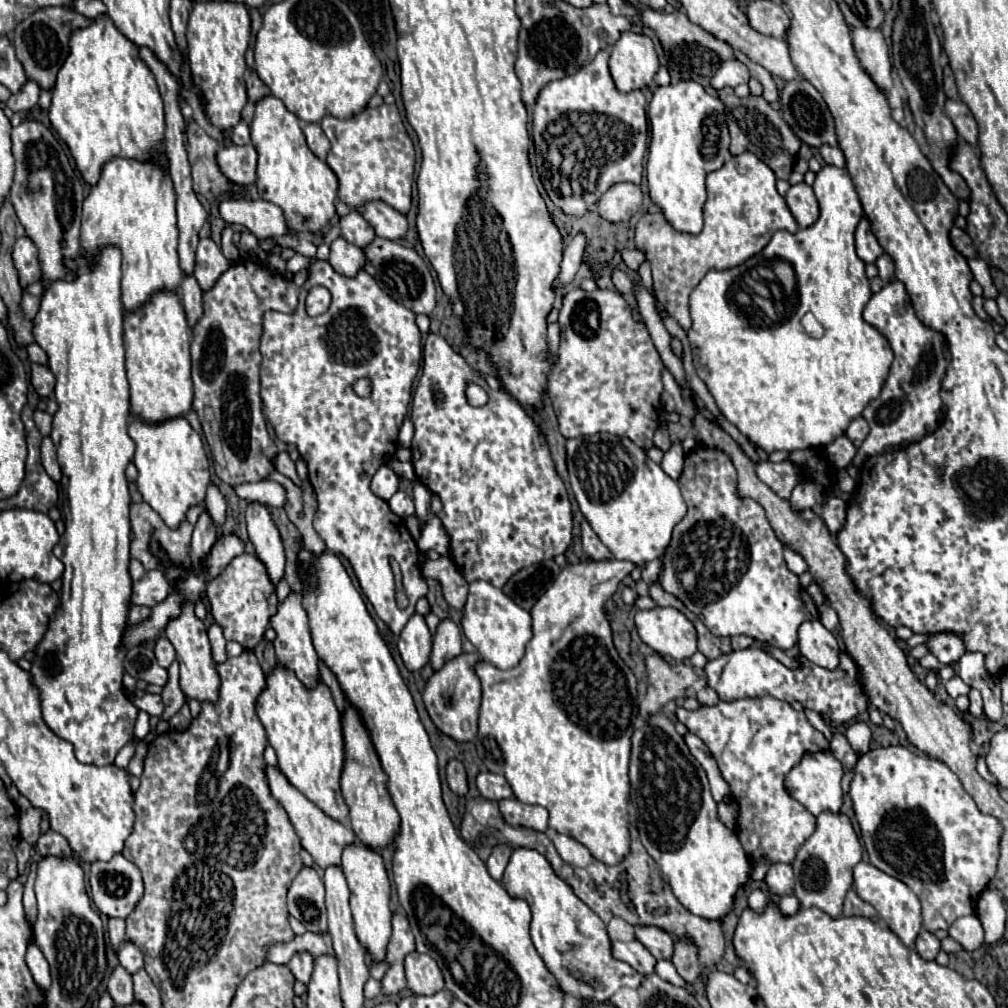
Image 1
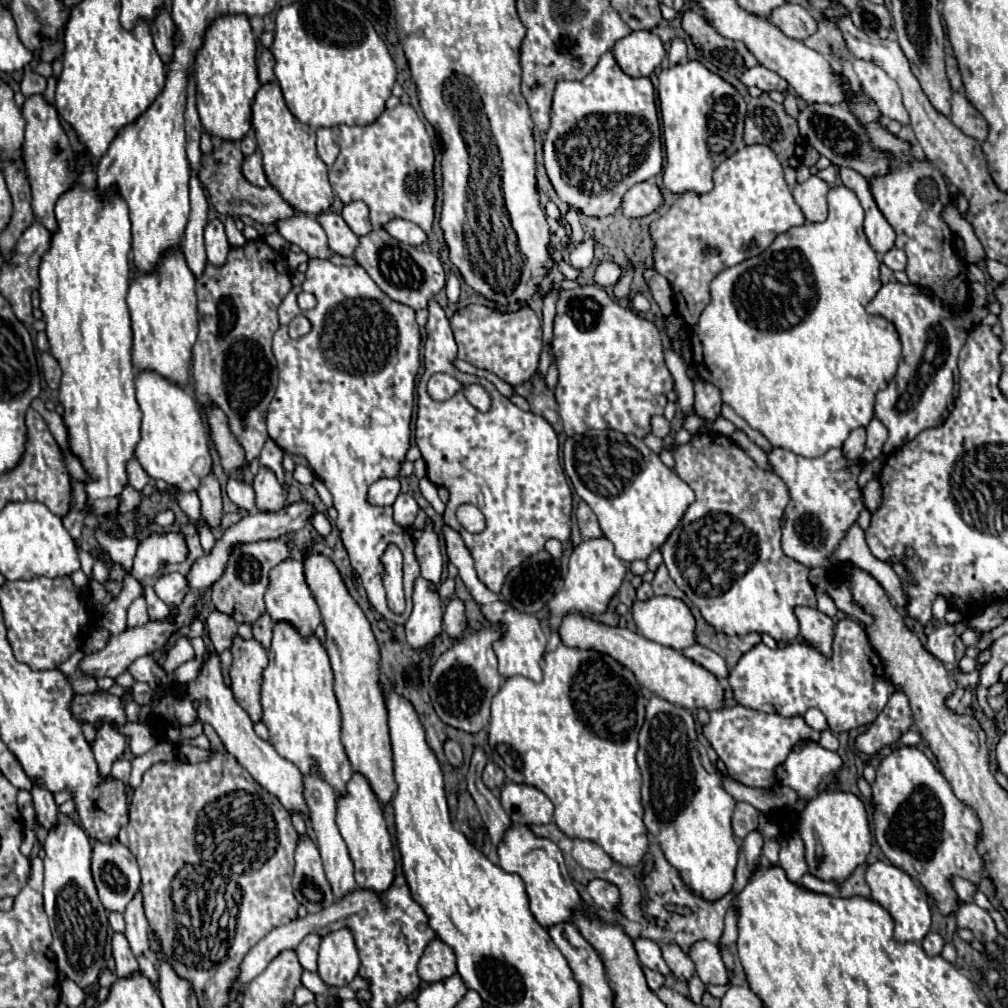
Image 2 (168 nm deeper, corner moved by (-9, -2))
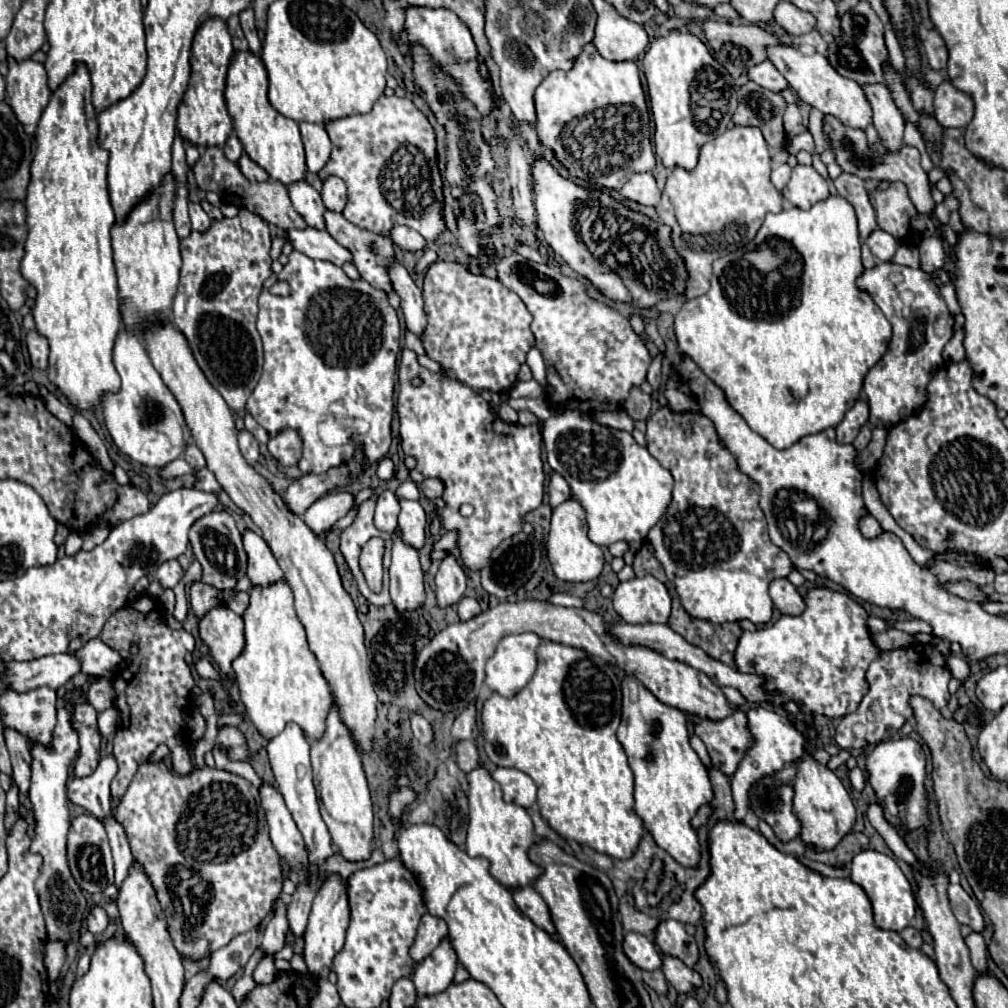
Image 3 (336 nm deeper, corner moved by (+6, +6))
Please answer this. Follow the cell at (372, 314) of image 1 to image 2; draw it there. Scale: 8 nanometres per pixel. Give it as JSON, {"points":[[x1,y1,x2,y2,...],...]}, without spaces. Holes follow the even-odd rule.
{"points":[[310,259,306,281,300,287,292,287,292,291,284,297,282,305,278,307,278,317,280,327,274,335,272,349,278,361,280,381,266,413,268,435,284,451,304,457,316,471,318,479,328,487,338,511,340,539,350,555,352,567,364,583,368,601,386,621,404,625,408,621,408,613,412,611,412,581,420,575,420,567,414,557,414,543,410,531,394,523,392,507,370,507,366,501,366,491,380,477,396,477,410,447,414,377,420,367,420,327,414,319,414,311,408,309,408,305,392,301,386,293,380,293,380,287,368,277,368,273,364,273,364,269,360,269,360,265,338,267,328,259],[298,291,314,293,318,305,312,311,302,311,296,303],[296,315,304,315,312,323,312,329,310,333,292,339,288,335,288,323],[390,543,398,545,404,555,404,615,396,615,388,609,382,585,380,557]]}

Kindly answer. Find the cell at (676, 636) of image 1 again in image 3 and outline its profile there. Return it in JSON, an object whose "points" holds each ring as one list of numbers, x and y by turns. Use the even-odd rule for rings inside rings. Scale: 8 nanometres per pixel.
{"points":[[653,575,619,583,613,593,617,615,631,625,667,623,671,617,671,595]]}

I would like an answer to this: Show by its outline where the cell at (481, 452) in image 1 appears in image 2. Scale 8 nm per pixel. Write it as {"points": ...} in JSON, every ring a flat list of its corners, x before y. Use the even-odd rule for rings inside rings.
{"points":[[430,299,428,301,428,323,426,323,426,343,424,343,424,373,418,383,418,417,416,417,416,445,422,453,422,459,428,467,428,479,434,485,442,485,450,491,450,501,446,505,444,521,448,527,460,533,464,539,464,545,468,547,472,559,474,559,474,571,478,579,494,593,500,593,504,577,508,575,508,569,520,565,524,557,538,553,544,549,544,541,550,537,556,537,560,541,566,541,570,537,570,511,572,511,572,493,568,479,564,475,564,469,560,467,558,457,558,437,552,429,552,425,542,419,540,415,526,413,518,409,510,399,498,393,498,389,476,375,460,373,452,361,456,359,456,341,448,323,448,317,444,309],[434,373,448,373,456,377,464,387,478,383,484,385,492,399,492,407,482,413,470,401,462,391,456,391,456,395,448,401,434,401,426,393,426,383,430,375],[462,503,472,503,478,509,482,509,486,517,486,527,480,533,468,533,458,521,456,521,456,509]]}

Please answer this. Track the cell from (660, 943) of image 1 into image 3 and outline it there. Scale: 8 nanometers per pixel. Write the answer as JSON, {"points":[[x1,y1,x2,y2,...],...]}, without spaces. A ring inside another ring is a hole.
{"points":[[663,955,663,967,661,967,665,979,679,991,679,993,689,993,701,985,701,977,695,969,689,969,681,959]]}

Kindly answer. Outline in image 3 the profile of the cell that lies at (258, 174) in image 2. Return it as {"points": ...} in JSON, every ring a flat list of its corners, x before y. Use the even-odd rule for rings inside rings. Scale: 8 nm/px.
{"points":[[243,153,243,155,241,155,239,169,241,169,241,173,243,173,251,183,267,181,267,179,269,179,269,175,267,175,267,173,257,165,257,163,253,163,253,161,249,159,249,155,247,155,247,153]]}

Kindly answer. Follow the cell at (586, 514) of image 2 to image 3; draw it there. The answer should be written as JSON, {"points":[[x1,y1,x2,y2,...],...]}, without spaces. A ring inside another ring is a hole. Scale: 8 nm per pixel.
{"points":[[553,473,553,475,551,475,551,481,549,481,549,499,551,499,551,507,557,507,557,505,565,503,569,497,571,497,571,489,569,489,567,481,565,481,561,475]]}

